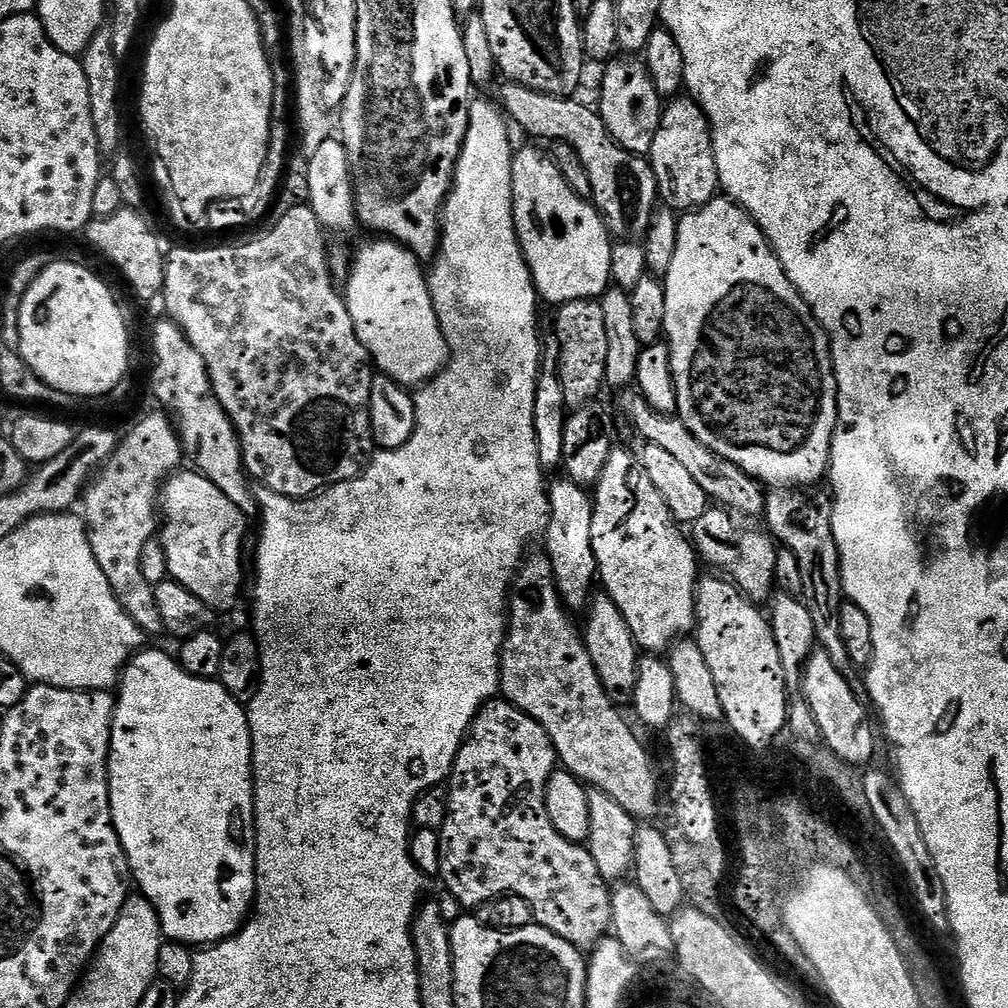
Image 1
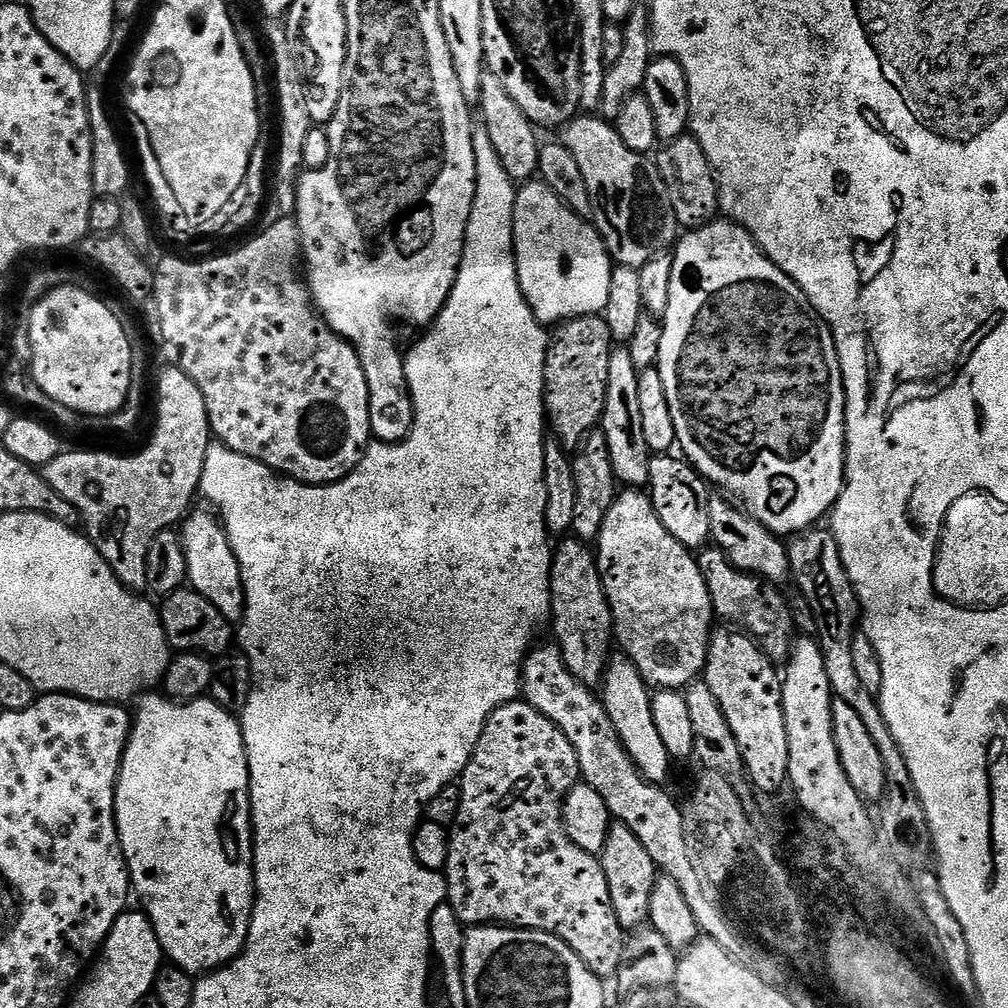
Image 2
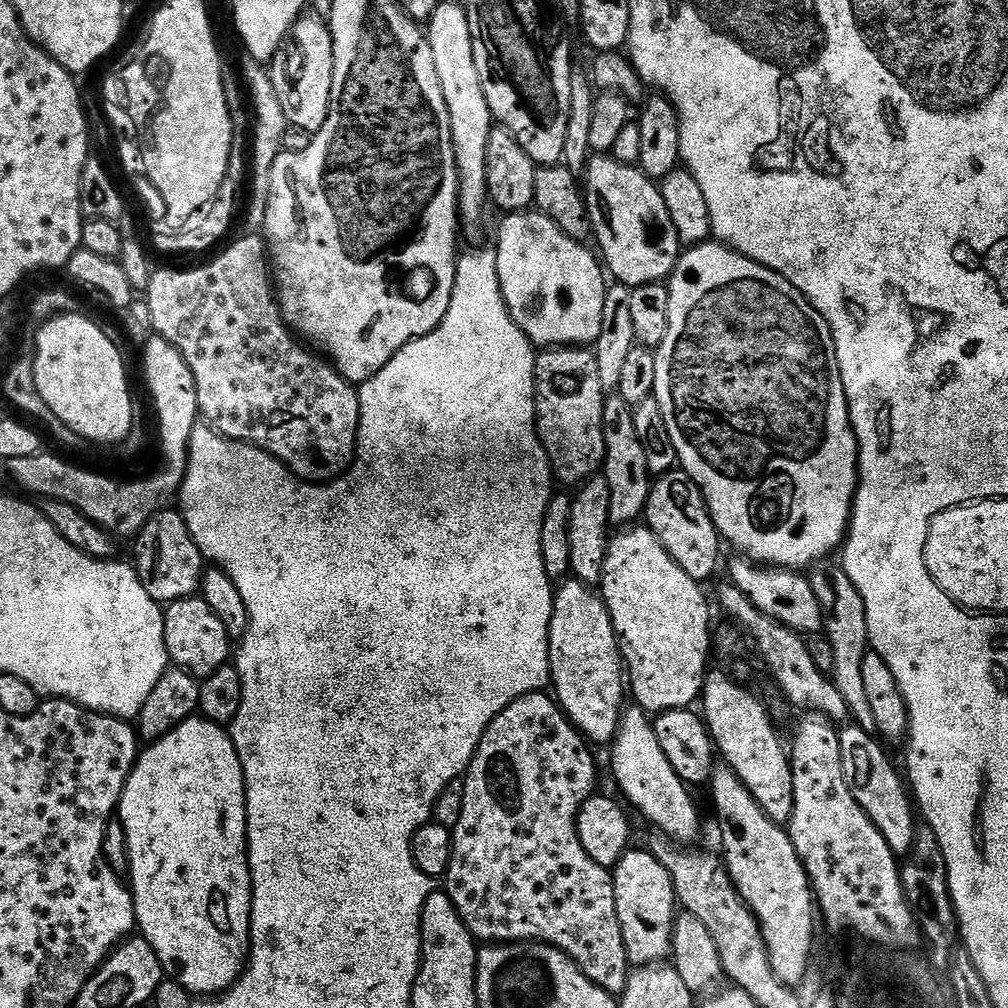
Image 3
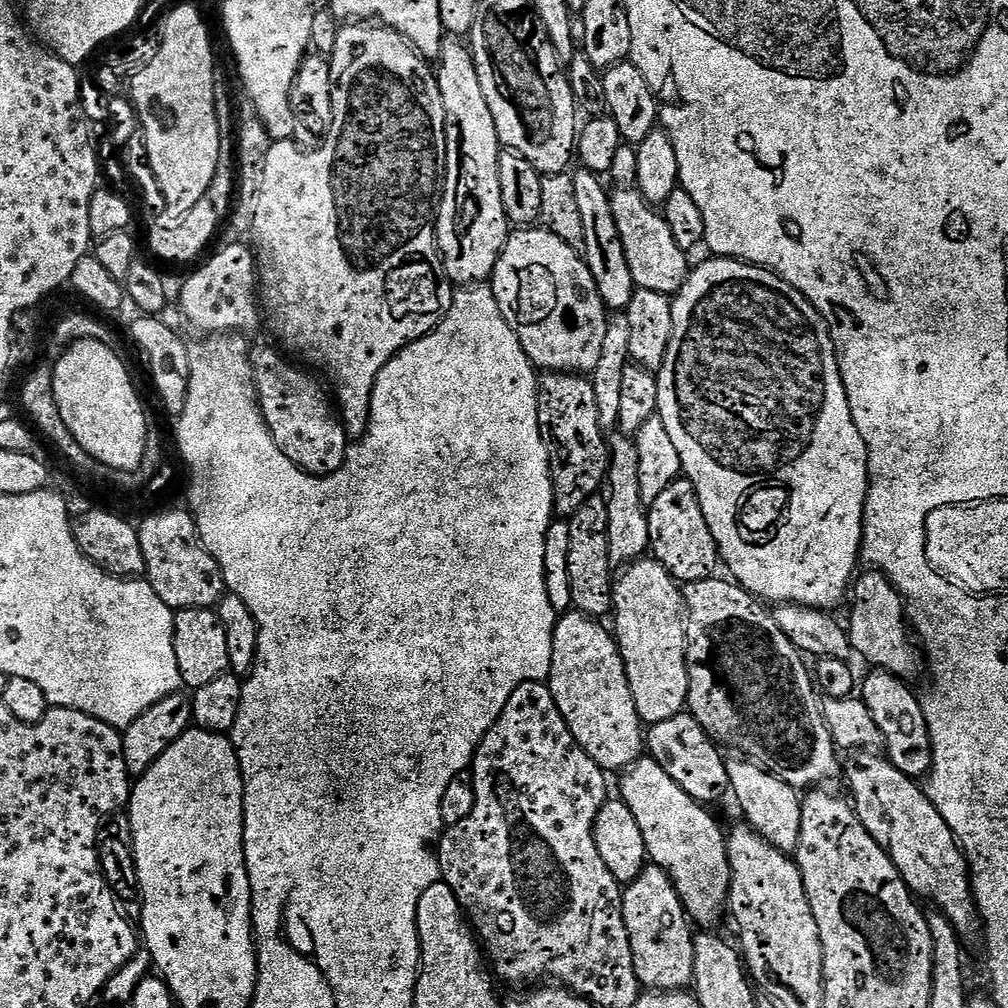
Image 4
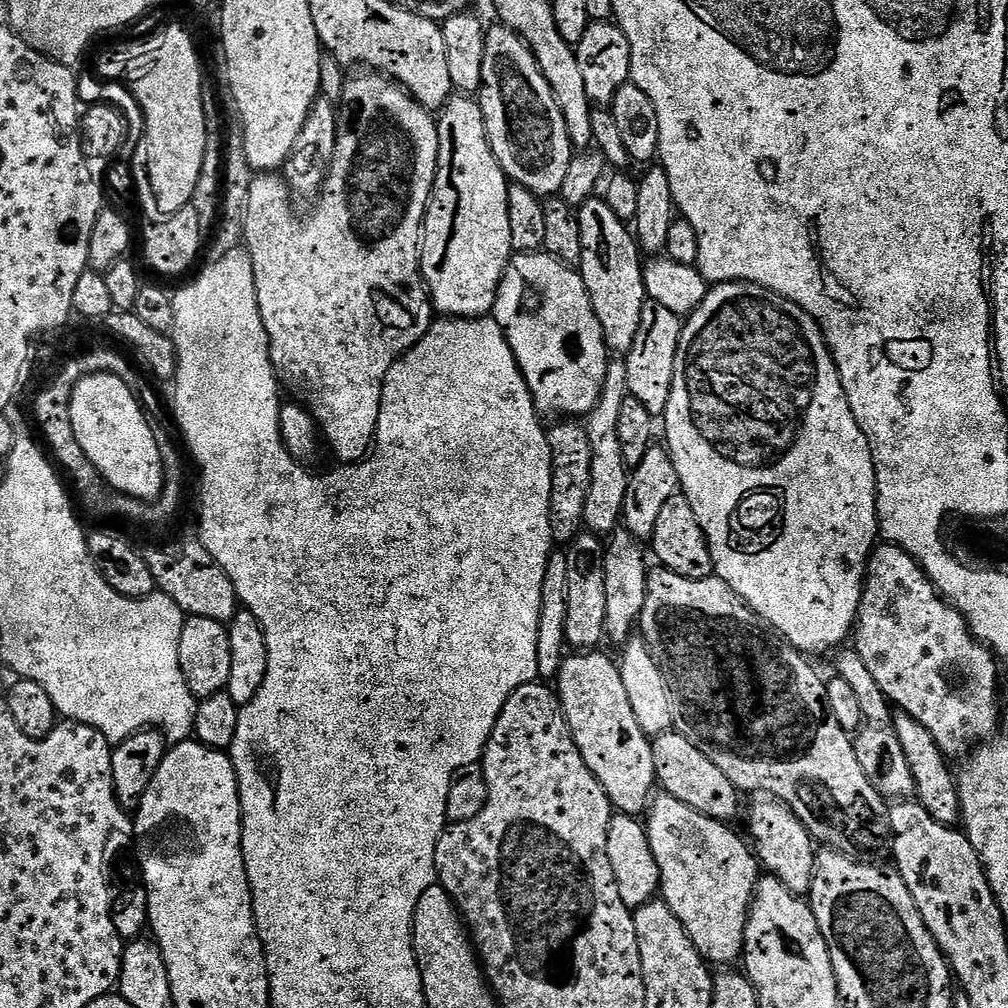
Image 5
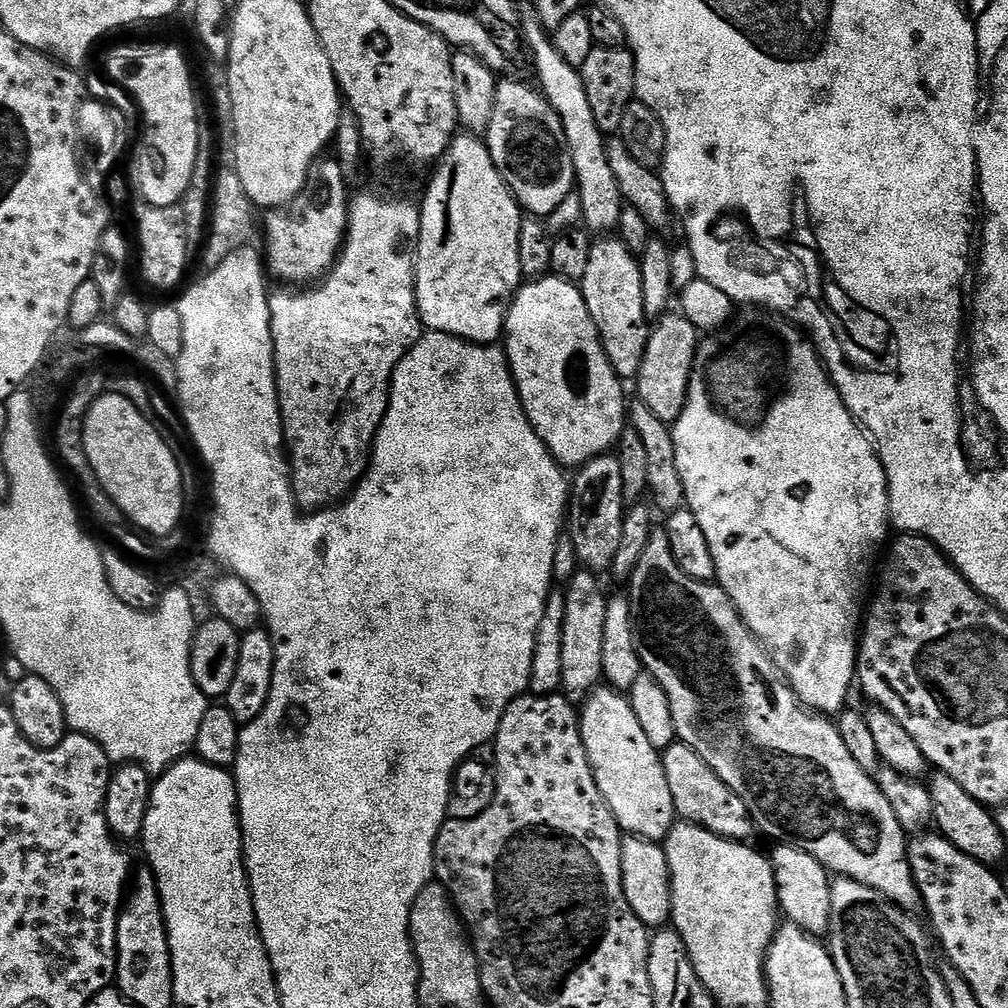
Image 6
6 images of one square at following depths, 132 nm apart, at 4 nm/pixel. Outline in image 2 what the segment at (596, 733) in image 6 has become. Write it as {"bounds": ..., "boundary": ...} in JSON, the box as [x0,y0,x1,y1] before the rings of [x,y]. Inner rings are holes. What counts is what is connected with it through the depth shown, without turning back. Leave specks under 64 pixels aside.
{"bounds":[551,538,614,686],"boundary":[[[564,538],[555,545],[551,620],[552,628],[556,631],[555,643],[570,674],[589,686],[599,685],[604,678],[604,667],[610,659],[608,647],[614,644],[614,625],[604,583],[600,580],[600,567],[596,565],[593,549],[583,540]]]}

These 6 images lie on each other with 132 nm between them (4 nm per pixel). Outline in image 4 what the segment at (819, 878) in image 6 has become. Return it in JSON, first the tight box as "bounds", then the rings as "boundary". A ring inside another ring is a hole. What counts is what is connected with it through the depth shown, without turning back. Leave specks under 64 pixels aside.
{"bounds":[728,758,804,853],"boundary":[[[736,758],[728,764],[731,795],[736,795],[736,804],[744,811],[743,819],[748,827],[766,842],[770,842],[779,852],[795,853],[800,847],[800,838],[804,835],[802,826],[802,796],[792,785],[782,782],[772,772],[752,763],[747,758]]]}

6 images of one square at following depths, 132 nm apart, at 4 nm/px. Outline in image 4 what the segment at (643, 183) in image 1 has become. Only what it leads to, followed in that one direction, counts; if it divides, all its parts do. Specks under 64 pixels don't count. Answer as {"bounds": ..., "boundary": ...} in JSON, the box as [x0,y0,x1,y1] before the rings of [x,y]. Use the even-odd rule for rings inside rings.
{"bounds":[610,188,690,297],"boundary":[[[636,188],[613,191],[610,199],[614,220],[626,250],[626,260],[630,262],[630,274],[637,288],[654,290],[667,297],[679,293],[690,275],[690,256],[683,252],[678,242],[674,242],[668,221]]]}

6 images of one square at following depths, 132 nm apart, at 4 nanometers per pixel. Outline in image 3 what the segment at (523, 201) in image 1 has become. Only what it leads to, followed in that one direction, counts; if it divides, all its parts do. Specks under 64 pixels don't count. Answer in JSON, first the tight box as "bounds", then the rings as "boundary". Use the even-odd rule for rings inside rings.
{"bounds":[496,210,608,346],"boundary":[[[539,210],[509,212],[503,218],[505,220],[500,224],[500,246],[496,248],[500,283],[504,299],[520,329],[536,346],[595,345],[602,330],[602,306],[608,293],[606,283],[604,284],[606,272],[597,253],[592,253],[587,248],[587,243],[568,236],[551,217]]]}

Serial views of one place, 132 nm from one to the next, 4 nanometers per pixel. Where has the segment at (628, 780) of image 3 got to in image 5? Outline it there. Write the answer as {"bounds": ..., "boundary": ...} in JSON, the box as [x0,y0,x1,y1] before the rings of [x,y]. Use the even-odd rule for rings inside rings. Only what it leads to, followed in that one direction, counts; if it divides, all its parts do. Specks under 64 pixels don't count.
{"bounds":[646,794,762,965],"boundary":[[[667,794],[651,801],[646,827],[650,850],[654,850],[658,862],[662,899],[678,914],[678,922],[690,934],[690,942],[709,965],[735,965],[732,963],[744,954],[748,913],[762,879],[762,868],[753,849],[746,840],[744,845],[743,838],[725,821],[698,814],[686,802]]]}

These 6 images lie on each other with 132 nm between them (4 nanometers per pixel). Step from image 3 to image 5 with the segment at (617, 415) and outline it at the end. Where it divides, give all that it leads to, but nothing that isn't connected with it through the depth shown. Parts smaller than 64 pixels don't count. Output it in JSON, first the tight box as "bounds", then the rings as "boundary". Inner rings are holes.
{"bounds":[604,530,650,646],"boundary":[[[627,530],[611,533],[604,549],[606,562],[606,626],[607,639],[619,646],[627,645],[633,639],[642,614],[642,606],[646,606],[646,590],[650,563],[644,557],[645,545],[638,541]]]}

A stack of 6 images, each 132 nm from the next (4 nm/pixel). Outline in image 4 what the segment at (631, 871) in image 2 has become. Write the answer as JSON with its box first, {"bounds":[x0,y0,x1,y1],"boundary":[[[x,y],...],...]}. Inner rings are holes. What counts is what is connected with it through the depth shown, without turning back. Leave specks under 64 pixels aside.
{"bounds":[623,866,696,992],"boundary":[[[648,866],[645,867],[643,875],[623,889],[623,893],[624,921],[626,930],[630,934],[630,950],[634,954],[634,970],[638,974],[638,982],[645,989],[654,992],[679,992],[687,989],[695,981],[694,942],[696,936],[674,882],[665,874],[663,868]]]}

